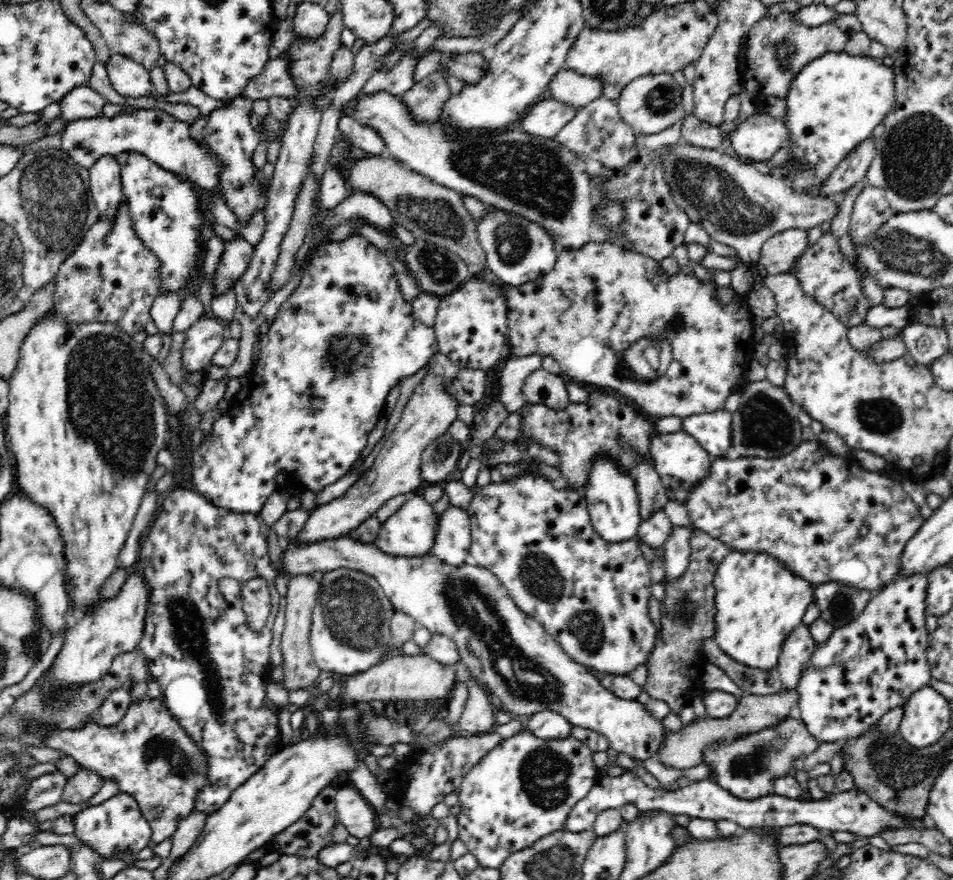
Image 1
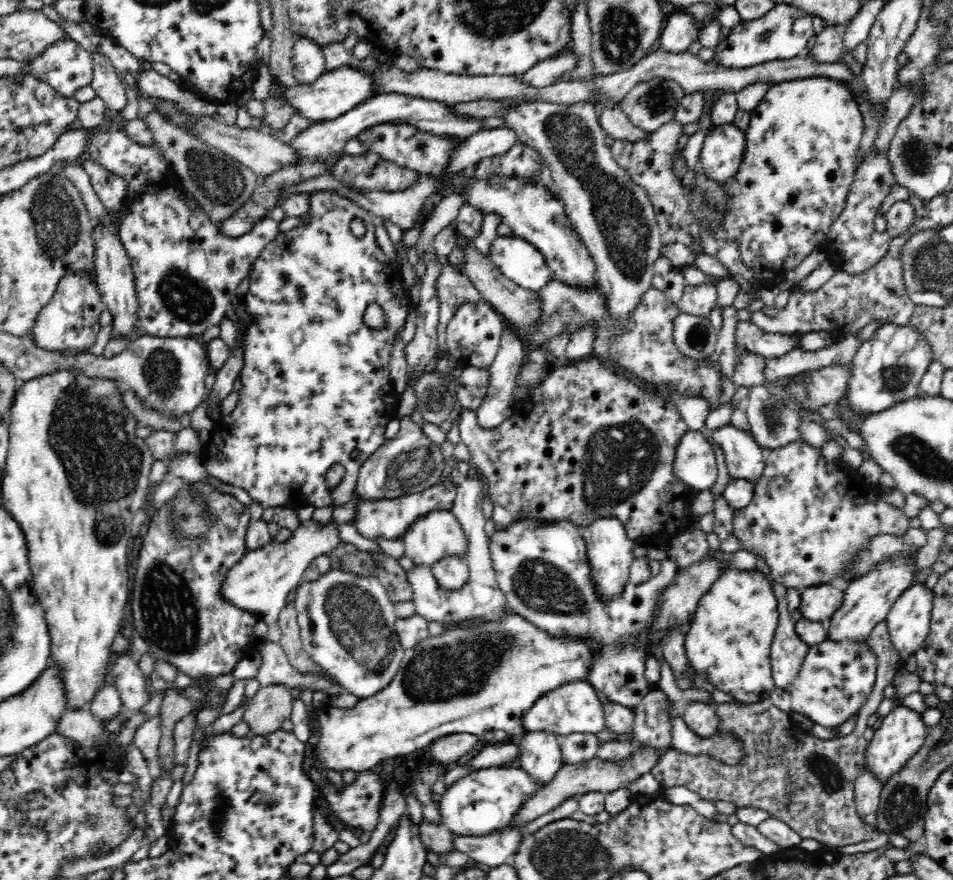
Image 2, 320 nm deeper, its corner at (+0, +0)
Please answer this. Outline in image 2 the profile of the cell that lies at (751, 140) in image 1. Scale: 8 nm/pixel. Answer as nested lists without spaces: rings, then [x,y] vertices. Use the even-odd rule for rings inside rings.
[[[733,124],[715,126],[702,142],[698,164],[706,177],[724,184],[738,172],[744,146],[746,137],[740,128]]]

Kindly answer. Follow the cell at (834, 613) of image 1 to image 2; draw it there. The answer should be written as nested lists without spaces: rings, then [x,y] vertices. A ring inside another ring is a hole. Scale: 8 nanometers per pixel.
[[[827,584],[815,585],[802,592],[800,612],[805,619],[822,622],[841,608],[842,602],[842,590]]]

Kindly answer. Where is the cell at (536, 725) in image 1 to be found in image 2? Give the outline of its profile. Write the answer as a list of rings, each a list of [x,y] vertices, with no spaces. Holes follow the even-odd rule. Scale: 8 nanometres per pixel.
[[[530,732],[517,740],[520,764],[538,786],[546,786],[565,764],[554,734]]]

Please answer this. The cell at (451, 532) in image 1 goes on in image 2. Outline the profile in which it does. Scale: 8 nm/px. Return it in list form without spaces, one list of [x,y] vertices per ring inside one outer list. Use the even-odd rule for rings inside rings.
[[[447,556],[430,565],[432,575],[443,590],[458,592],[469,579],[469,564],[466,557]]]

